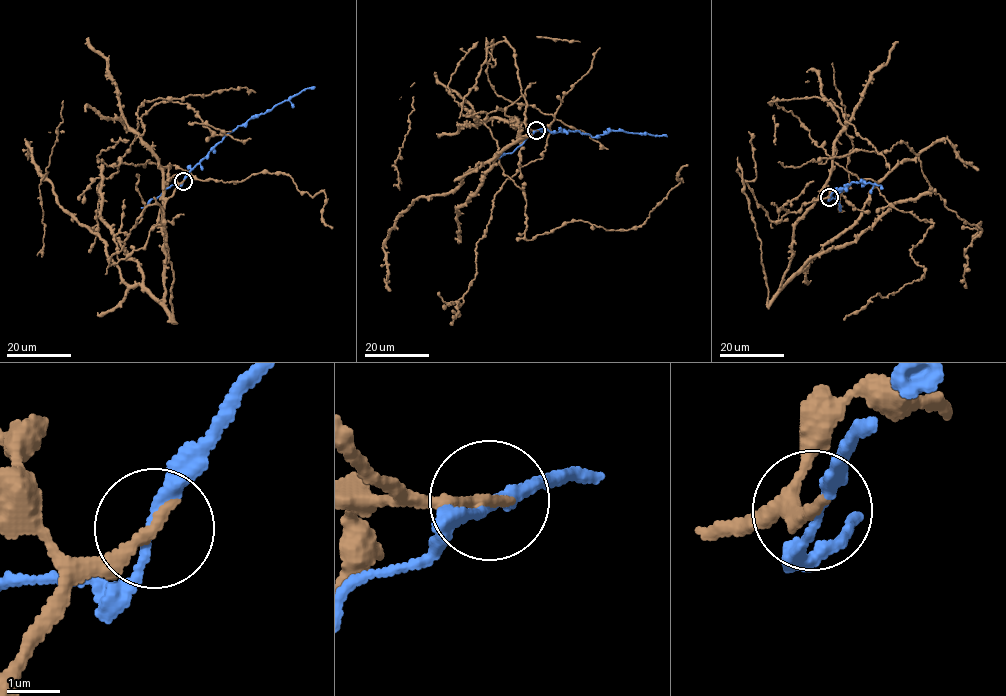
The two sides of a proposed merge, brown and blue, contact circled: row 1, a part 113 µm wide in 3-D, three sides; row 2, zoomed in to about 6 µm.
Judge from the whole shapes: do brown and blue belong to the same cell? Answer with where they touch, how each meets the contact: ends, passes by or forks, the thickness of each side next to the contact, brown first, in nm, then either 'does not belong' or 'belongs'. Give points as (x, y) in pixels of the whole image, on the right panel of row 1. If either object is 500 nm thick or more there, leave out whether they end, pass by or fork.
at (829, 197); brown ends there; blue passes by; 240 nm thick on the brown side, 180 nm on the other; does not belong

